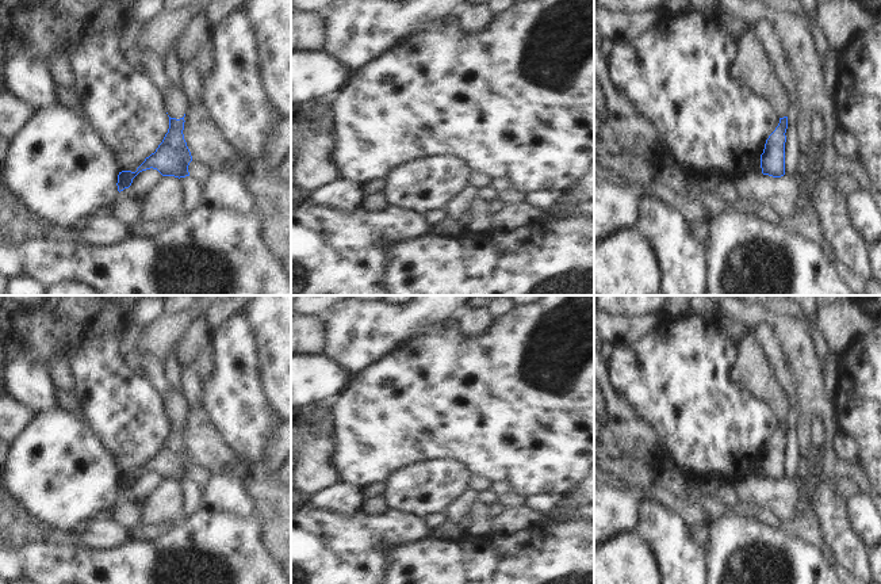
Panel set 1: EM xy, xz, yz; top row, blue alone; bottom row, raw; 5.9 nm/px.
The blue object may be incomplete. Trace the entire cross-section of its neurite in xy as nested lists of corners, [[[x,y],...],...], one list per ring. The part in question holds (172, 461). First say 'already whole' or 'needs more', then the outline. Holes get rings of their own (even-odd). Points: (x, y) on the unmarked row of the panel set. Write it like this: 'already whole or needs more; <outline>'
needs more; [[[169,385],[162,396],[165,402],[165,413],[169,420],[169,432],[162,446],[154,457],[145,462],[135,476],[122,474],[118,478],[118,495],[129,492],[133,482],[142,474],[157,473],[162,480],[185,481],[189,480],[188,469],[192,465],[191,455],[184,443],[184,420],[188,405],[183,389]]]

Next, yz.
needs more; [[[752,333],[739,344],[735,375],[758,398],[767,402],[780,419],[780,427],[766,443],[761,458],[761,472],[763,478],[781,481],[785,478],[785,436],[790,405],[762,346]]]

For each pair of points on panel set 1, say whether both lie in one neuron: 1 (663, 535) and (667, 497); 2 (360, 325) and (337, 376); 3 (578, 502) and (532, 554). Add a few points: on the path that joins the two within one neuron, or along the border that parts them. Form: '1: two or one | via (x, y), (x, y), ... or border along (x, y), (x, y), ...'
1: two | border along (642, 497), (671, 510), (689, 526)
2: two | border along (322, 352), (349, 376)
3: two | border along (543, 516), (577, 516), (579, 519)

